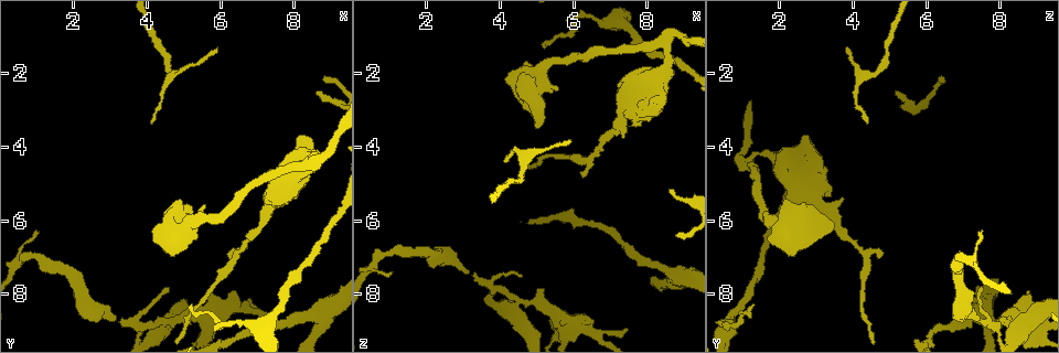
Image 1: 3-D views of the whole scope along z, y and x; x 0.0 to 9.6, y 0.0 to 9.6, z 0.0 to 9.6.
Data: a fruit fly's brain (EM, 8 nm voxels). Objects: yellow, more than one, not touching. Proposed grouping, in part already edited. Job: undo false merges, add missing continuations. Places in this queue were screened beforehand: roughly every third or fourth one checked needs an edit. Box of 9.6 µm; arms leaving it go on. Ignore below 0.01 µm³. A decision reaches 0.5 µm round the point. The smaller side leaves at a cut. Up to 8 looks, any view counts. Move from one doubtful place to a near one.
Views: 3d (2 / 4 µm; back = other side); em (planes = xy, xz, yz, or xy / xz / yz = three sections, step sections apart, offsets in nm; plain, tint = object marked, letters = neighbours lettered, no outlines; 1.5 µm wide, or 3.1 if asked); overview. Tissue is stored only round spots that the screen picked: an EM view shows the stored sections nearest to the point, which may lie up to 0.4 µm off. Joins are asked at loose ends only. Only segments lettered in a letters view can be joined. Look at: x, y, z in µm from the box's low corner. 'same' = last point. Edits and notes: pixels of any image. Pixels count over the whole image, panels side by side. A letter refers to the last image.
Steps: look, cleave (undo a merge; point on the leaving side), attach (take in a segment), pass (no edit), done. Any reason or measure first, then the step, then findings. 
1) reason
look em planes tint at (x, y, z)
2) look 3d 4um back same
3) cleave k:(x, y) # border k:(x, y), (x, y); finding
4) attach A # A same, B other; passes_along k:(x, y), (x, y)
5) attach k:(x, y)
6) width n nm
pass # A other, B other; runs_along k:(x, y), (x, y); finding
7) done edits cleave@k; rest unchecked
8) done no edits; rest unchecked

thin end
look 3d 4um at (6.20, 6.85, 4.80)

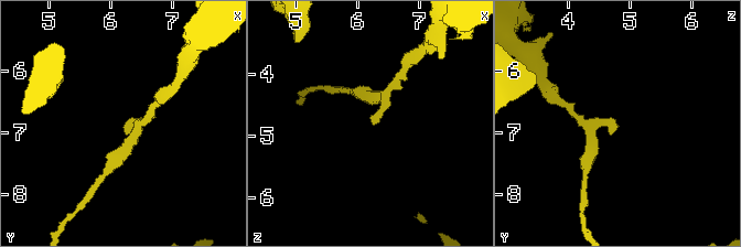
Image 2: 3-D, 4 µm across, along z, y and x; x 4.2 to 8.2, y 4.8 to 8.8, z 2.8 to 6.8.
look em yz step 4 letters at (6.25, 6.90, 4.85)

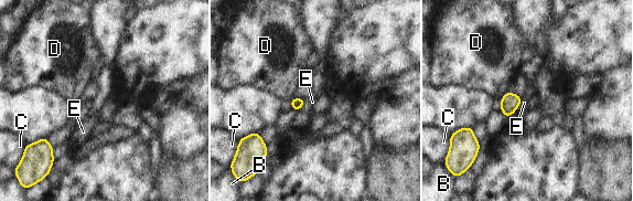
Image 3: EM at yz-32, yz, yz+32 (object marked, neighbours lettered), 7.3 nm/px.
longest_contact E 120 nm
pass # B other, C other, D other, E other; none of them fits

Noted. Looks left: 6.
closes a loop
look em planes plain at (3.75, 8.70, 7.75)

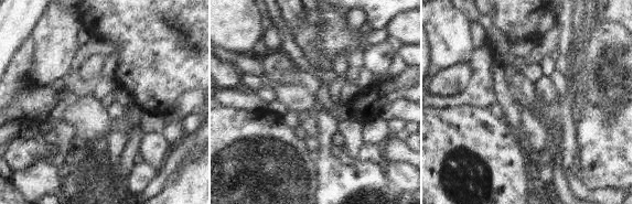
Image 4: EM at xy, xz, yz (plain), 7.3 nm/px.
where the object lies
look em planes tint same

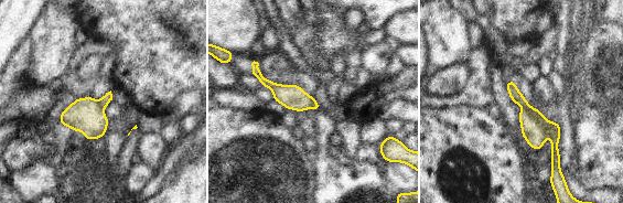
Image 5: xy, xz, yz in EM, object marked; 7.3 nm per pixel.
see the neighbours
look em planes letters same

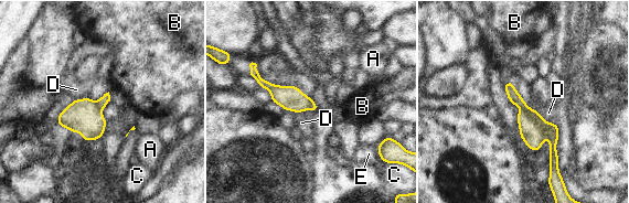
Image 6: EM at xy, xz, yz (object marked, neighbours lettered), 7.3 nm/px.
cleave 6:(551, 130) # A other, B other, C other, D other, E other; border 6:(522, 109), (537, 125); two neurons meet here

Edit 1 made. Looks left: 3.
done edits cleave@6; rest unchecked

